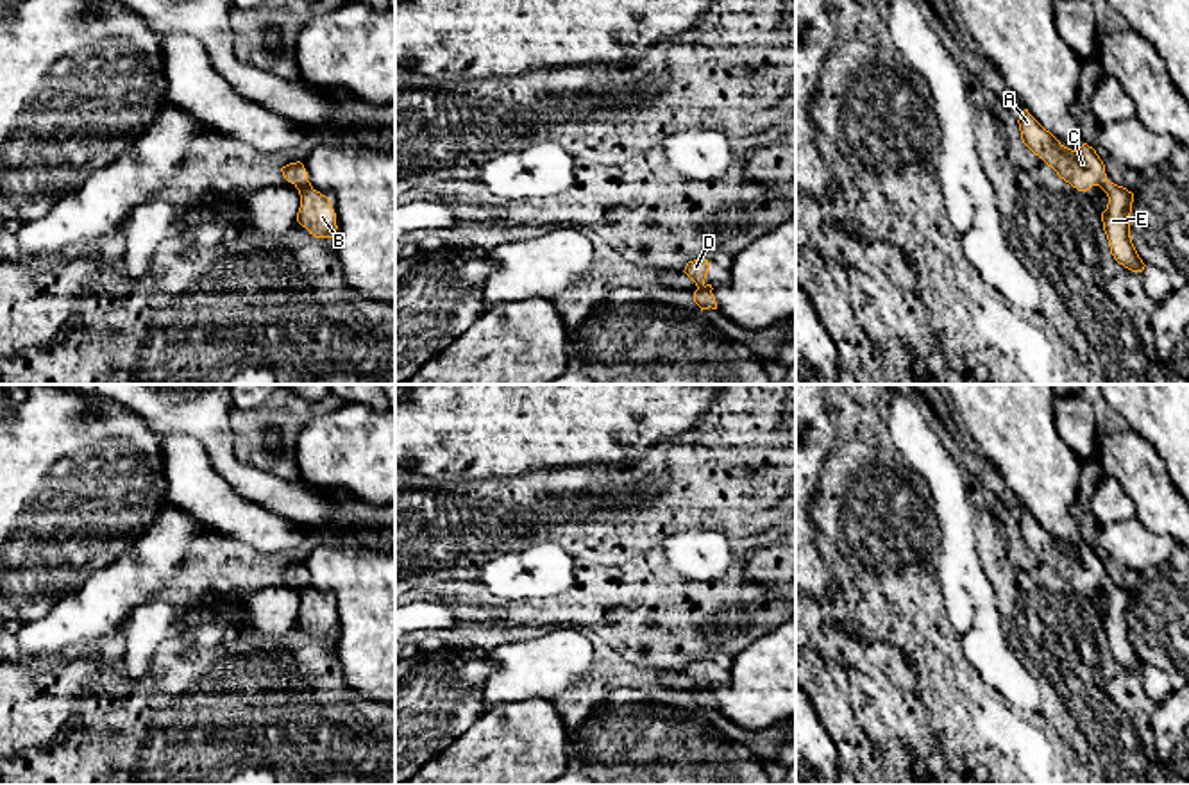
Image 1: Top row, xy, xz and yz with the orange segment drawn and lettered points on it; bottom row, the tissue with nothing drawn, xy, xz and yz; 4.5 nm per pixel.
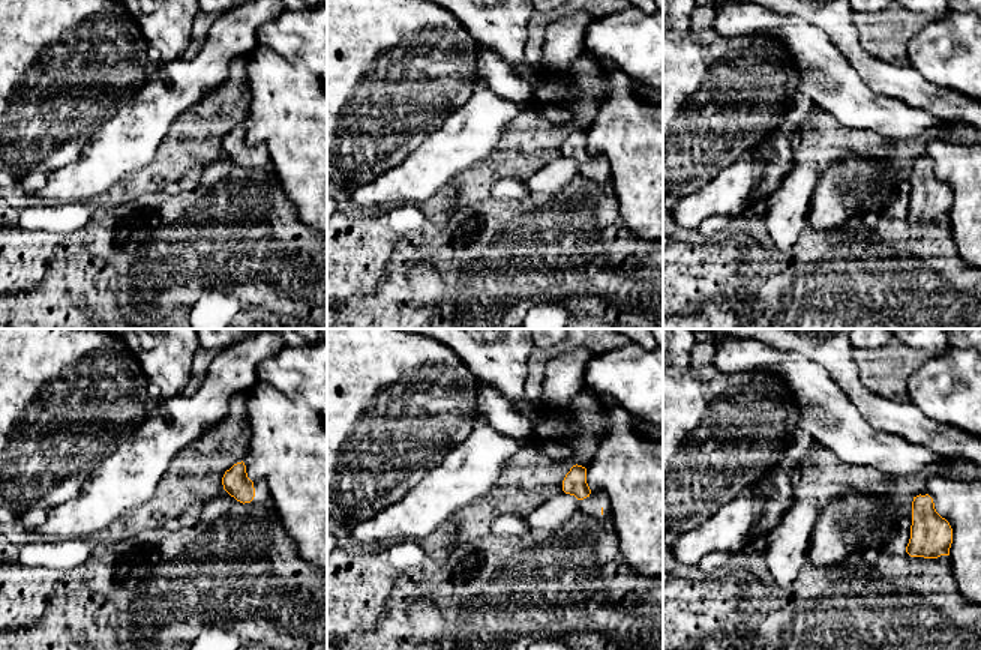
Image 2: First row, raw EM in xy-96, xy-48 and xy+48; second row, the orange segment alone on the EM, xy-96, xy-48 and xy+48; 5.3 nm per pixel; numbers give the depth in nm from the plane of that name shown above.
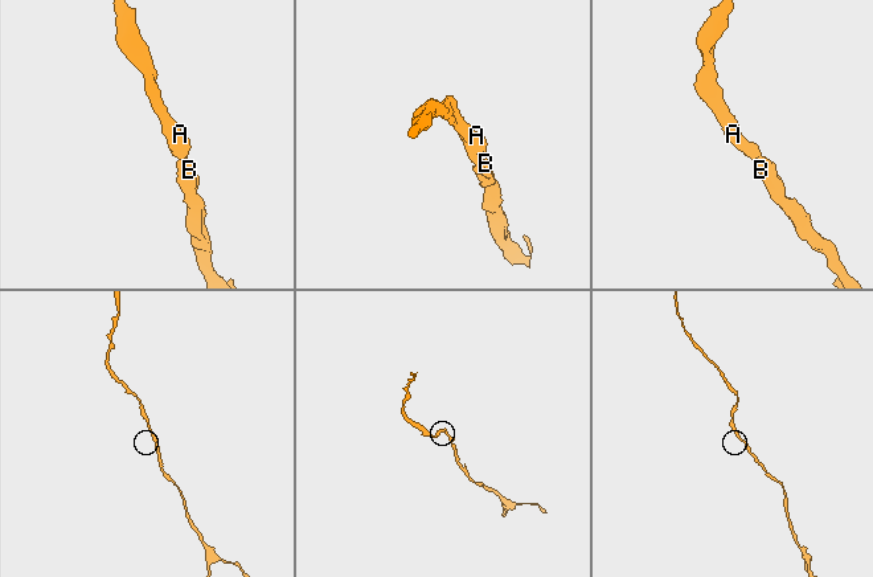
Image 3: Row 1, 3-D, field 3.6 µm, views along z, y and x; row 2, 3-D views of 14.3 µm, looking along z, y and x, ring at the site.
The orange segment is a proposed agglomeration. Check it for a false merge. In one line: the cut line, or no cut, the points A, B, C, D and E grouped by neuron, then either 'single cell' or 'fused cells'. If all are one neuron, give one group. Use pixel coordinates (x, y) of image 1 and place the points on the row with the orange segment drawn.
no cut | A B C D E | single cell

